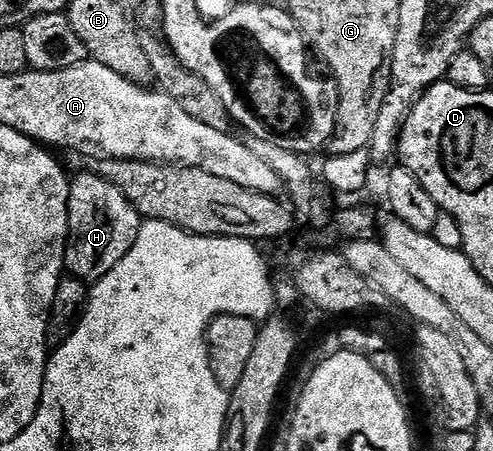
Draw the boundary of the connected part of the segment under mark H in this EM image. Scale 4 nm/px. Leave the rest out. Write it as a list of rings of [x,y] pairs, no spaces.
[[[95,170],[84,171],[80,176],[73,178],[68,184],[70,197],[68,198],[68,248],[64,258],[64,266],[69,276],[82,279],[85,281],[95,281],[106,277],[130,249],[138,241],[138,233],[142,216],[136,210],[135,205],[129,201],[122,193],[120,187],[116,187],[110,181],[106,181]]]

